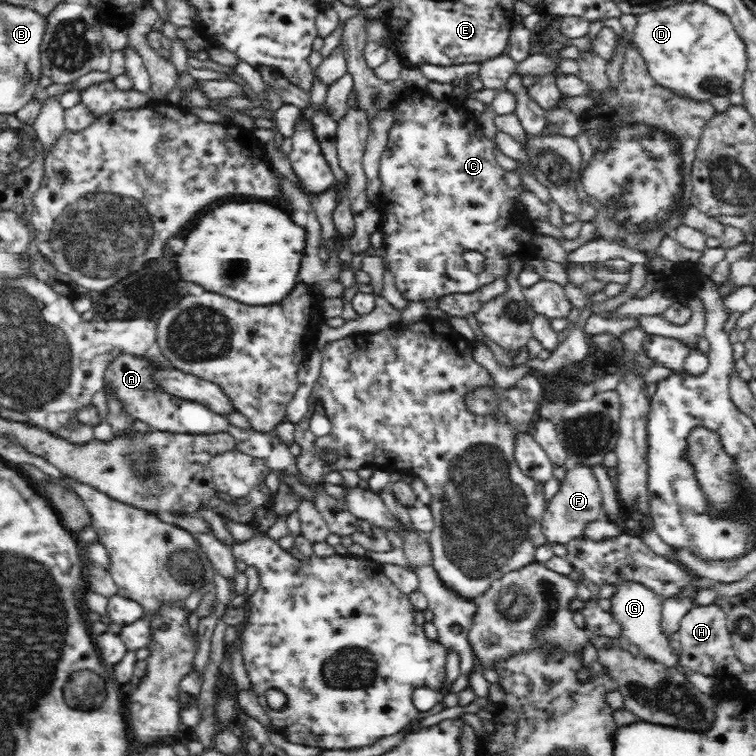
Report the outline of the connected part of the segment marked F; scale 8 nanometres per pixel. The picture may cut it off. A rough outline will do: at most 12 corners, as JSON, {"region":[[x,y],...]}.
{"region":[[567,468],[541,531],[564,544],[602,516],[594,469]]}

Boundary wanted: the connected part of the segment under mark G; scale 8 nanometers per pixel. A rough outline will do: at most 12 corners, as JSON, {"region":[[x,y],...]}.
{"region":[[623,583],[611,597],[619,639],[666,668],[681,655],[664,629],[661,597]]}

